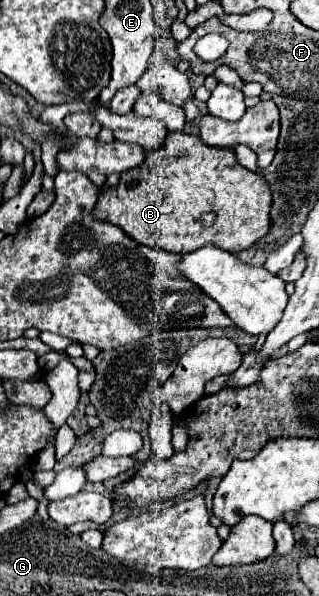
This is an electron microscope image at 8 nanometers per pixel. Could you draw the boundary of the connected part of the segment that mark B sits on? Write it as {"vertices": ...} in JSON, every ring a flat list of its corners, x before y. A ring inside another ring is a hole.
{"vertices":[[169,132,163,148,151,152,145,158,143,166,137,166,121,174,121,182,115,190,107,188,99,194,93,214,99,220,109,220,111,224,123,228,139,244,147,244,151,248,175,254,185,254,209,242,215,242,229,252,243,252,245,248,251,248,271,230,269,210,271,210,269,184,261,174,243,168,237,162,233,148,213,148,203,144,199,136,189,136,185,132],[207,212,215,212,215,222,211,226,203,226,201,222,201,216]]}

